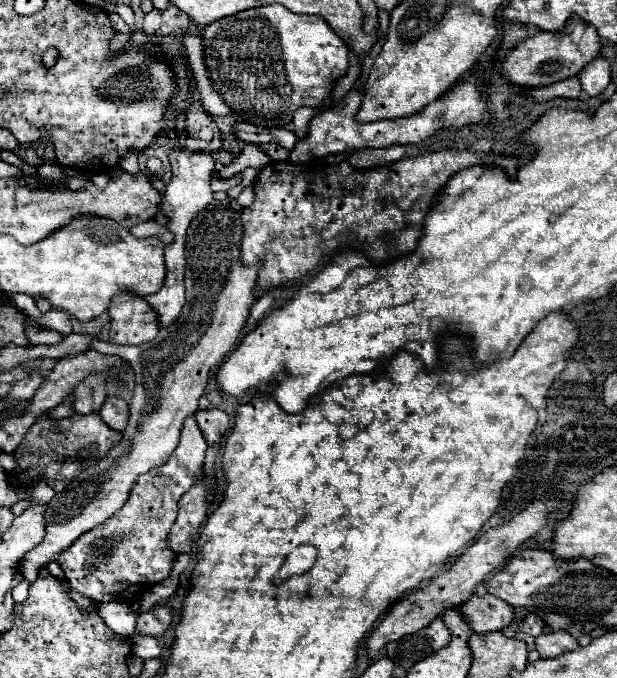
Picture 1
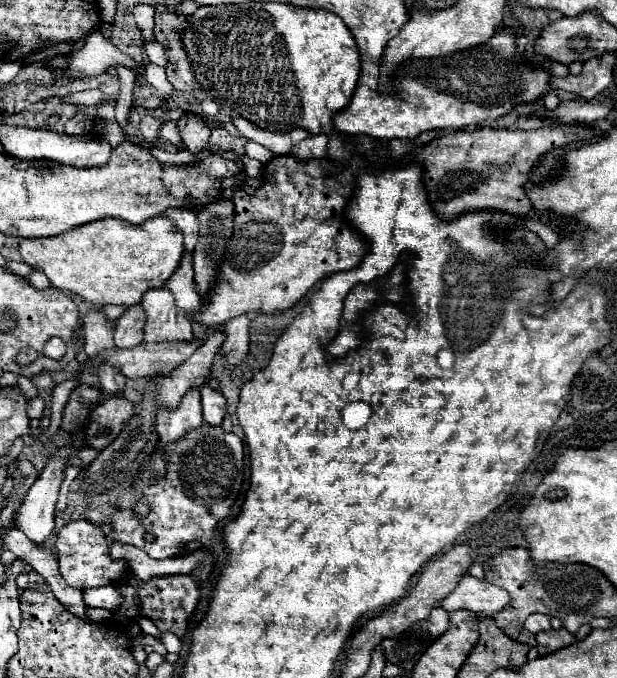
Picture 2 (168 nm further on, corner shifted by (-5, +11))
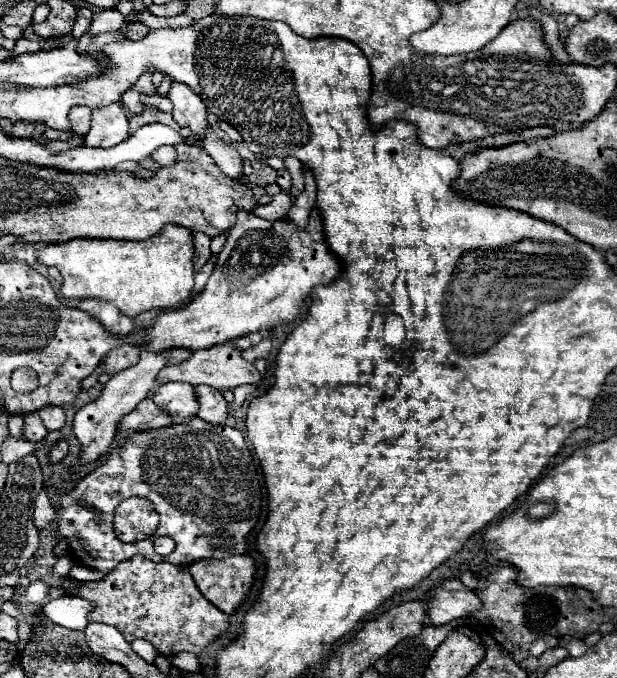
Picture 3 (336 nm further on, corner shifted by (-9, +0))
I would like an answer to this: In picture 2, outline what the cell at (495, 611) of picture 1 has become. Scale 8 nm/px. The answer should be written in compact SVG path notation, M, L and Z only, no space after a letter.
M464 575L456 589L442 599L442 607L446 611L456 611L456 609L468 609L474 611L482 617L492 617L496 611L504 609L508 605L508 593L504 589L494 587L492 583L484 579L476 579L472 575Z

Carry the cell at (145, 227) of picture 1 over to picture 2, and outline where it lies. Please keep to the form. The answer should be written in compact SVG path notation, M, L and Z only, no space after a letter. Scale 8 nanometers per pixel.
M168 209L168 213L164 213L164 217L172 219L176 223L176 227L184 233L184 247L188 253L194 251L198 233L200 233L200 223L196 219L194 211L184 211L184 209Z

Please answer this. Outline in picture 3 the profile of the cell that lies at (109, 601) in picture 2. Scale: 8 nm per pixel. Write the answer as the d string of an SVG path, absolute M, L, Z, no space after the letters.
M62 596L42 606L42 612L48 620L52 620L58 626L72 628L72 630L84 630L84 626L88 624L90 610L92 610L92 602L78 596L76 598Z

